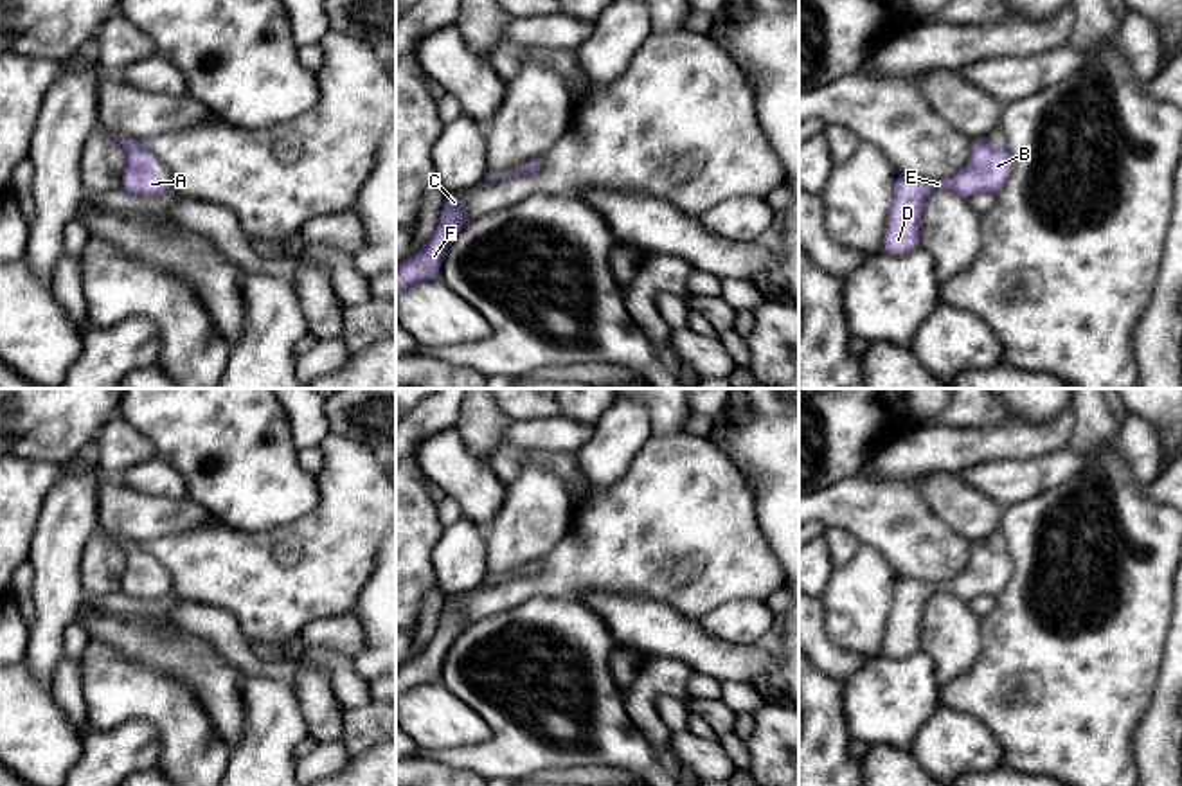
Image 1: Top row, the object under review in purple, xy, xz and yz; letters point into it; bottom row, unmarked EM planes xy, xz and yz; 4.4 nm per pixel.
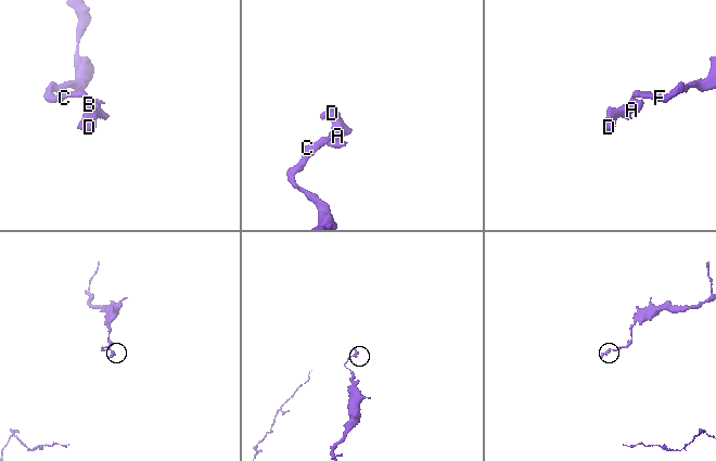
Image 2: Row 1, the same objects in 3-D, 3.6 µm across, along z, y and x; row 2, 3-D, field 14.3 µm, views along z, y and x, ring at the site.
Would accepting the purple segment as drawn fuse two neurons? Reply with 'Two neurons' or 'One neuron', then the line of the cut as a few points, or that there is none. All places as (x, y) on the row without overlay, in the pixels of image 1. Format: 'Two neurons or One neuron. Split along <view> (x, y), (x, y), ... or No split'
One neuron. No split

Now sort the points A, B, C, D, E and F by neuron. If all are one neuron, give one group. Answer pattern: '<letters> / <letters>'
A B C D E F

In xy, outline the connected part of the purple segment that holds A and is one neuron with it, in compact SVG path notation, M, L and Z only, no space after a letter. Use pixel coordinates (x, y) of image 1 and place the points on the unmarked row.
M103 531L99 532L108 540L113 540L126 552L126 570L121 585L121 590L126 595L137 599L160 599L167 594L173 594L173 588L166 588L162 579L155 576L151 568L155 558L146 552L139 543L128 538L108 536Z

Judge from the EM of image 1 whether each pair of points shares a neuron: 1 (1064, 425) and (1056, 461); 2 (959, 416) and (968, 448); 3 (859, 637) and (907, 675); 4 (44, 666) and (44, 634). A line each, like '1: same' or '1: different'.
1: different
2: different
3: different
4: same

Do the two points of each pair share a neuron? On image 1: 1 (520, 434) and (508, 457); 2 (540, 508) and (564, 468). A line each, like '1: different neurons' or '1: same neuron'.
1: different neurons
2: different neurons

